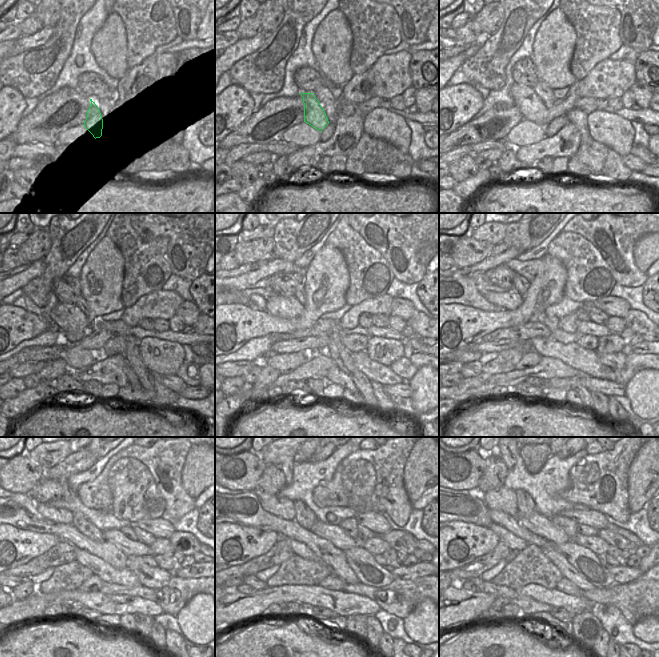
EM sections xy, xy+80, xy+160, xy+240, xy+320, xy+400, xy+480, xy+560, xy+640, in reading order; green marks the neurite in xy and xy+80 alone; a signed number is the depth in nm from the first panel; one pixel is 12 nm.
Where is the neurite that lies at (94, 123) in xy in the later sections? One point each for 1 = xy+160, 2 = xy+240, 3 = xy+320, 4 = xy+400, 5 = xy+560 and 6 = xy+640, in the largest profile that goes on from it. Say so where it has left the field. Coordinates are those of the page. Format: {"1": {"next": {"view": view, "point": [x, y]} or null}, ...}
{"1": {"next": {"view": "xy+160", "point": [532, 108]}}, "2": {"next": {"view": "xy+240", "point": [67, 318]}}, "3": {"next": {"view": "xy+320", "point": [283, 307]}}, "4": {"next": {"view": "xy+400", "point": [510, 300]}}, "5": {"next": {"view": "xy+560", "point": [283, 507]}}, "6": {"next": {"view": "xy+640", "point": [503, 499]}}}

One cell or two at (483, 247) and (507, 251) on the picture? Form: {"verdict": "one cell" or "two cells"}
{"verdict": "two cells"}

